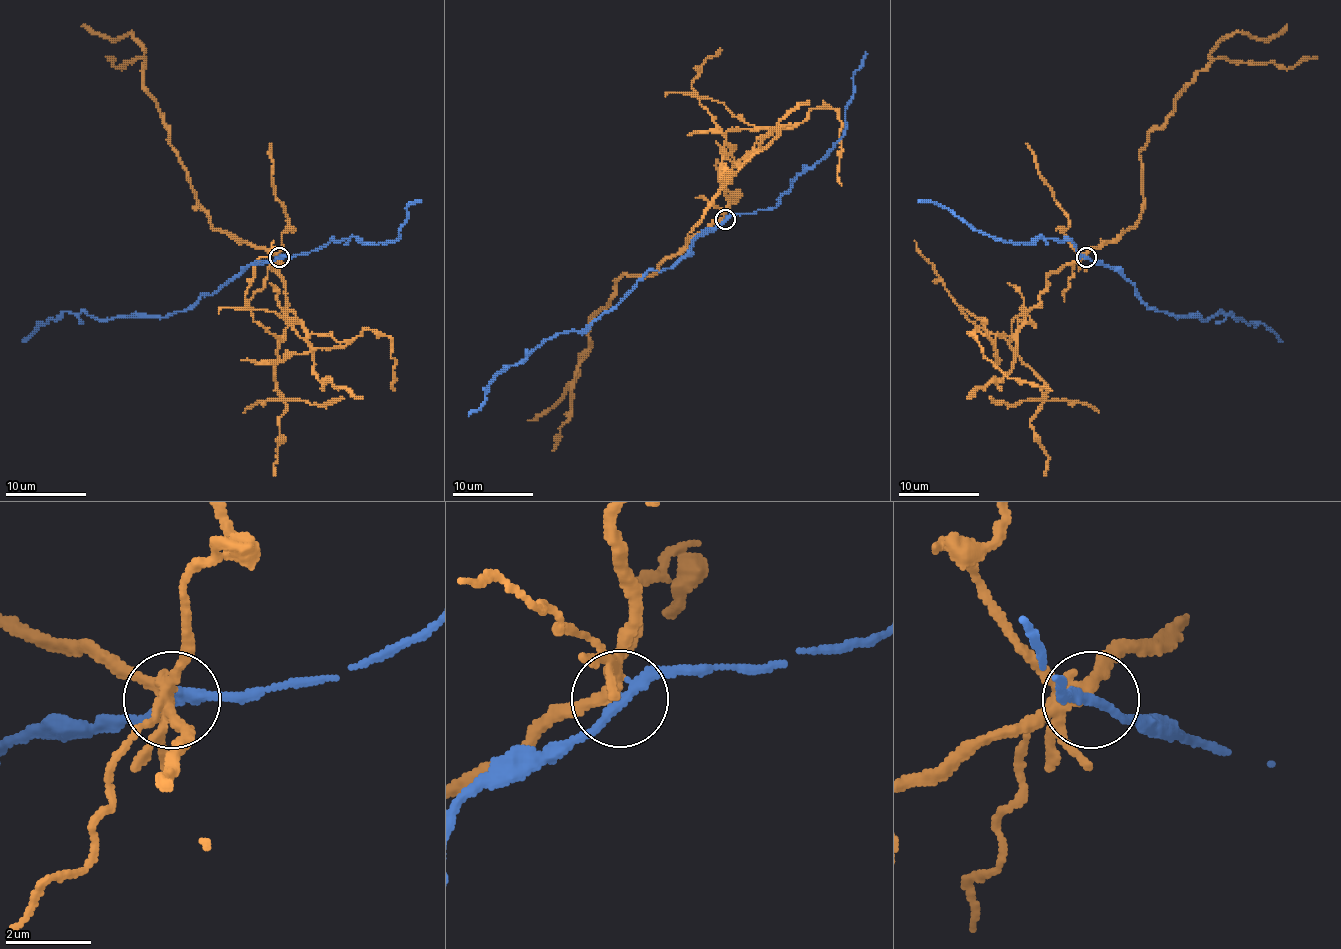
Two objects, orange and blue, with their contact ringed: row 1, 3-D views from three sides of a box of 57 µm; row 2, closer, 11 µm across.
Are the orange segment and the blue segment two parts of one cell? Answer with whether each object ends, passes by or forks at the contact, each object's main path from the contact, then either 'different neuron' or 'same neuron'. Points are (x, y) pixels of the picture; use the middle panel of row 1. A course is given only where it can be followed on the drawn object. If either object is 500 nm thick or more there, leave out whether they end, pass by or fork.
orange forks; blue passes by; course orange (726, 220), (697, 232), (653, 274), (624, 272), (616, 280), (590, 325), (572, 408), (552, 450); course blue (726, 220), (701, 234), (669, 268), (649, 270), (582, 331), (546, 339), (495, 377), (469, 416); different neuron

